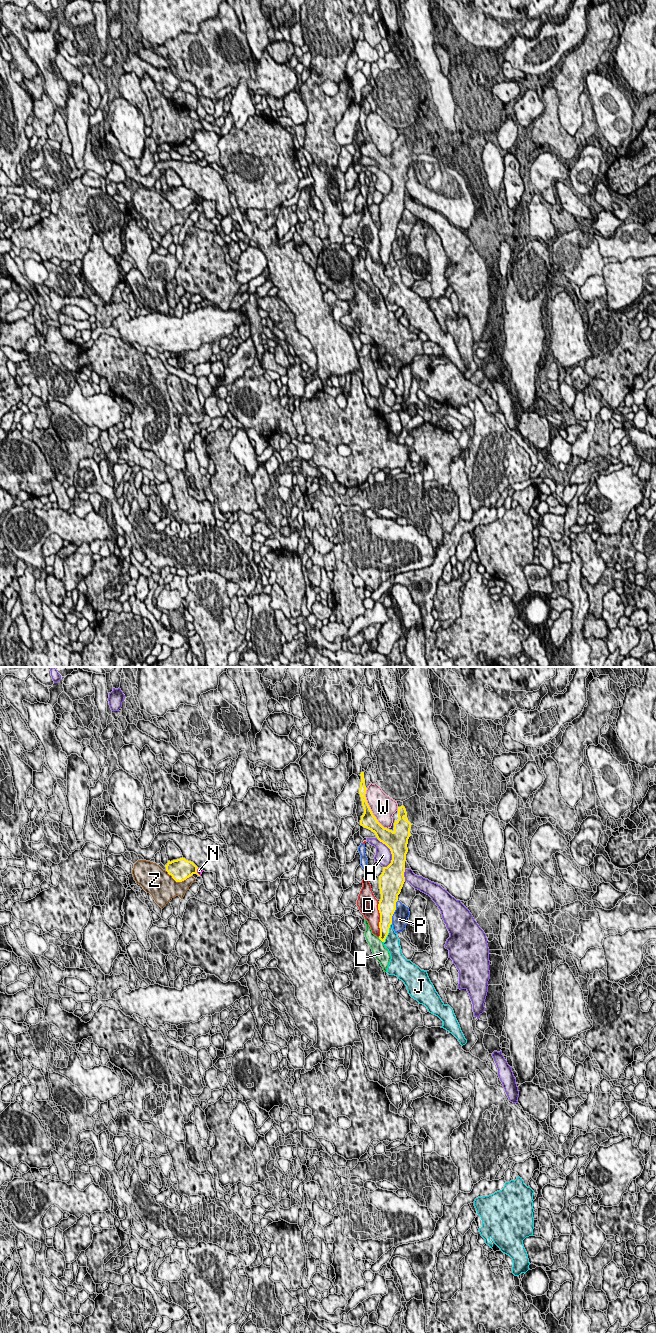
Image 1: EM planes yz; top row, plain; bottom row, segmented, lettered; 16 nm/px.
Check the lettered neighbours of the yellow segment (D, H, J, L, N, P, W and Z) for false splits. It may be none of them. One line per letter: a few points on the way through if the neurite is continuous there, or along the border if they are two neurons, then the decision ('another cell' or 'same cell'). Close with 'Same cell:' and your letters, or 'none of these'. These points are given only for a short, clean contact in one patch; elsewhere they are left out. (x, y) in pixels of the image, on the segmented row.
D: another cell
H: another cell
J: another cell
L: another cell
N: along yz (197, 868), (197, 872), (200, 875) | another cell
P: another cell
W: another cell
Z: another cell
Same cell: none of these

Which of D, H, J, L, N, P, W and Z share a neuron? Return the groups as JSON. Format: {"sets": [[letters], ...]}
{"sets": [["D"], ["H"], ["J"], ["L"], ["N", "Z"], ["P"], ["W"]]}

